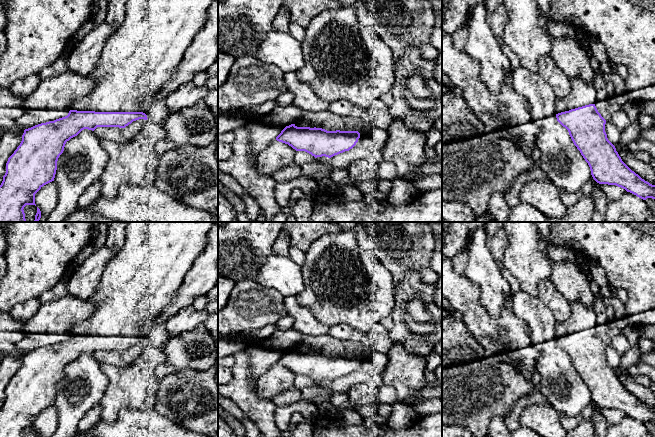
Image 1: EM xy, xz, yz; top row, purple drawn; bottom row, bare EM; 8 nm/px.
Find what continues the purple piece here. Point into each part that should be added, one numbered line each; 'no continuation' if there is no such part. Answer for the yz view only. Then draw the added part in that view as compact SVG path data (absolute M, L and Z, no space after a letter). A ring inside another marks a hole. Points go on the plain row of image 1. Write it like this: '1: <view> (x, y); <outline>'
1: yz (581, 317); M580 301L570 302L570 316L563 322L556 324L555 337L561 337L582 331L589 328L595 328L597 325L597 316L594 309L588 308Z

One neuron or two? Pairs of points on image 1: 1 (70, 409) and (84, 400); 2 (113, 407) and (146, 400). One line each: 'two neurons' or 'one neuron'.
1: one neuron
2: one neuron

